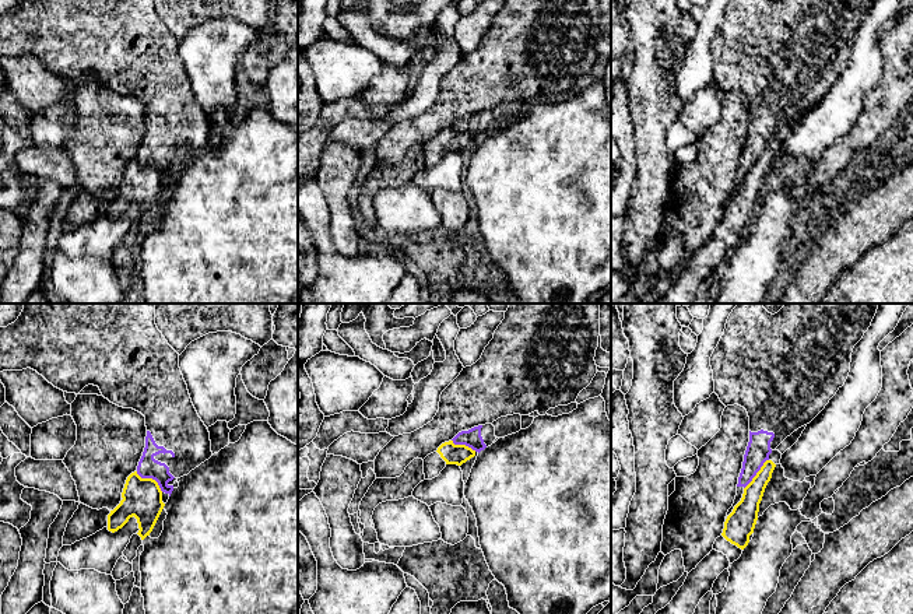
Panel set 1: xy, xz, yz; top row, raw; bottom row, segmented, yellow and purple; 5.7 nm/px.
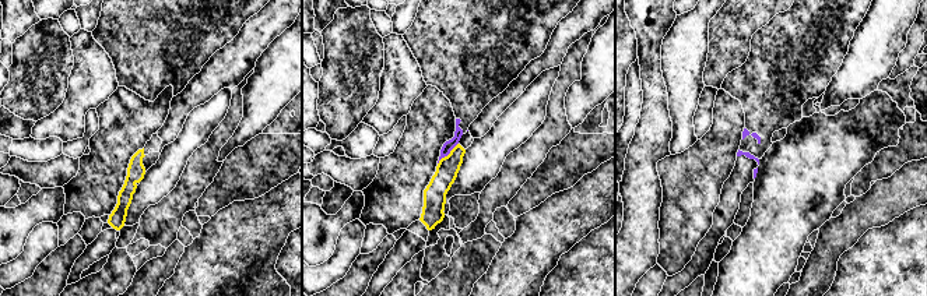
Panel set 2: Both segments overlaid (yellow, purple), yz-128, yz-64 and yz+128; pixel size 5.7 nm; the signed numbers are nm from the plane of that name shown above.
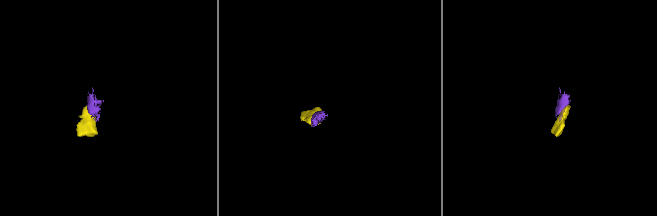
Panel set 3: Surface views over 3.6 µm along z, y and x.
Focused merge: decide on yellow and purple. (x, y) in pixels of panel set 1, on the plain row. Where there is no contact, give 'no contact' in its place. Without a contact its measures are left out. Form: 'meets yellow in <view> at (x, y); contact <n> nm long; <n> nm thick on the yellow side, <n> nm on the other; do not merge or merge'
meets yellow in xy at (151, 165); contact 200 nm long; 220 nm thick on the yellow side, 120 nm on the other; do not merge

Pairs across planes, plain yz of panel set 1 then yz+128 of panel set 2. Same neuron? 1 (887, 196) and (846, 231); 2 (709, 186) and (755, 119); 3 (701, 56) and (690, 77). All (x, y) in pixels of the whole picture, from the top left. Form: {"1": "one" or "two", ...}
{"1": "one", "2": "two", "3": "one"}

